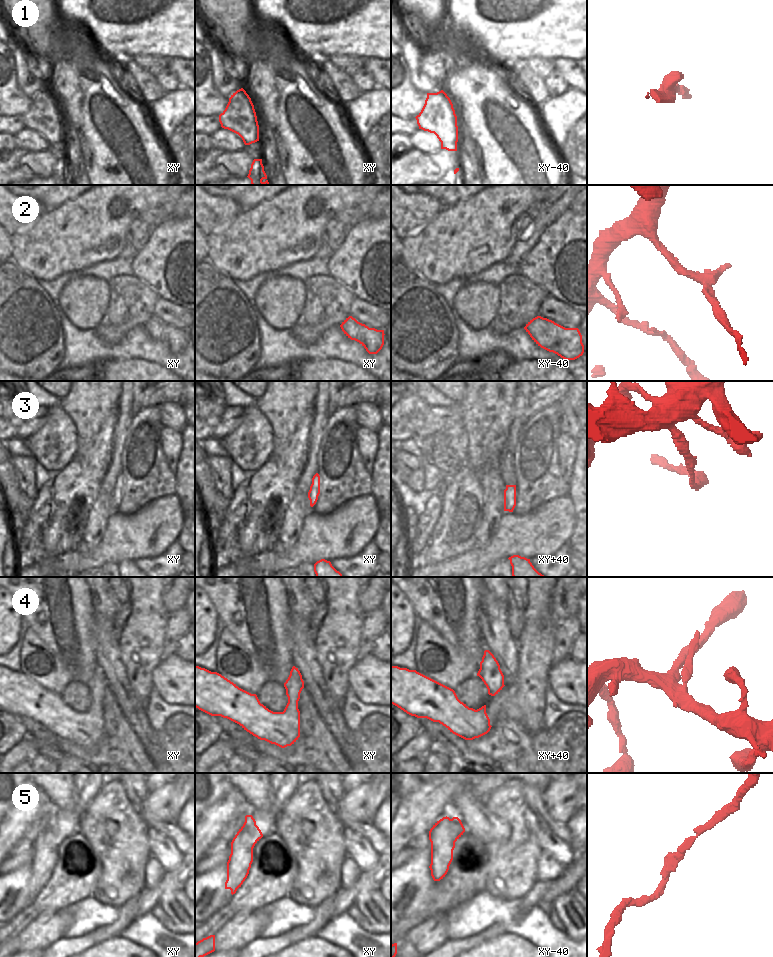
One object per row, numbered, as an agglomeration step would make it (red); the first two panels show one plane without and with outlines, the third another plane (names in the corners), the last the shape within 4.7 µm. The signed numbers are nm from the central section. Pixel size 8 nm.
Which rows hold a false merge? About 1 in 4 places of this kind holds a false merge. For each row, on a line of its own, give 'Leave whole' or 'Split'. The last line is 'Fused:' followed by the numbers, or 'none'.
1: Split
2: Split
3: Split
4: Leave whole
5: Leave whole
Fused: 1, 2, 3.

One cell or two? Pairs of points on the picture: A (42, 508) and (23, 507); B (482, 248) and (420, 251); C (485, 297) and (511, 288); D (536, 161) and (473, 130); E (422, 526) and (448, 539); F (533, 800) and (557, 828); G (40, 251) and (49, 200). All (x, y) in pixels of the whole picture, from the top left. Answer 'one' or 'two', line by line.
A: two
B: one
C: two
D: one
E: two
F: one
G: two

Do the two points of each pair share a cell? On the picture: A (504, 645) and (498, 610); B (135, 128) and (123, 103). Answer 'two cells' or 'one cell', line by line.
A: one cell
B: one cell

